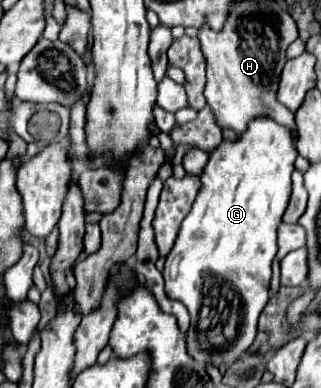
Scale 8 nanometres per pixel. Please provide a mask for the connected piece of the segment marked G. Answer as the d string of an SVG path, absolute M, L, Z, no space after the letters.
M256 119L256 123L252 123L238 141L222 141L210 153L210 161L202 171L200 195L184 219L180 235L166 257L166 267L162 271L166 295L184 303L190 313L186 343L188 353L200 363L214 363L220 371L224 371L254 343L258 317L270 299L270 263L276 255L276 229L292 191L290 175L294 171L296 155L292 131L284 131L284 127L268 123L268 119Z

